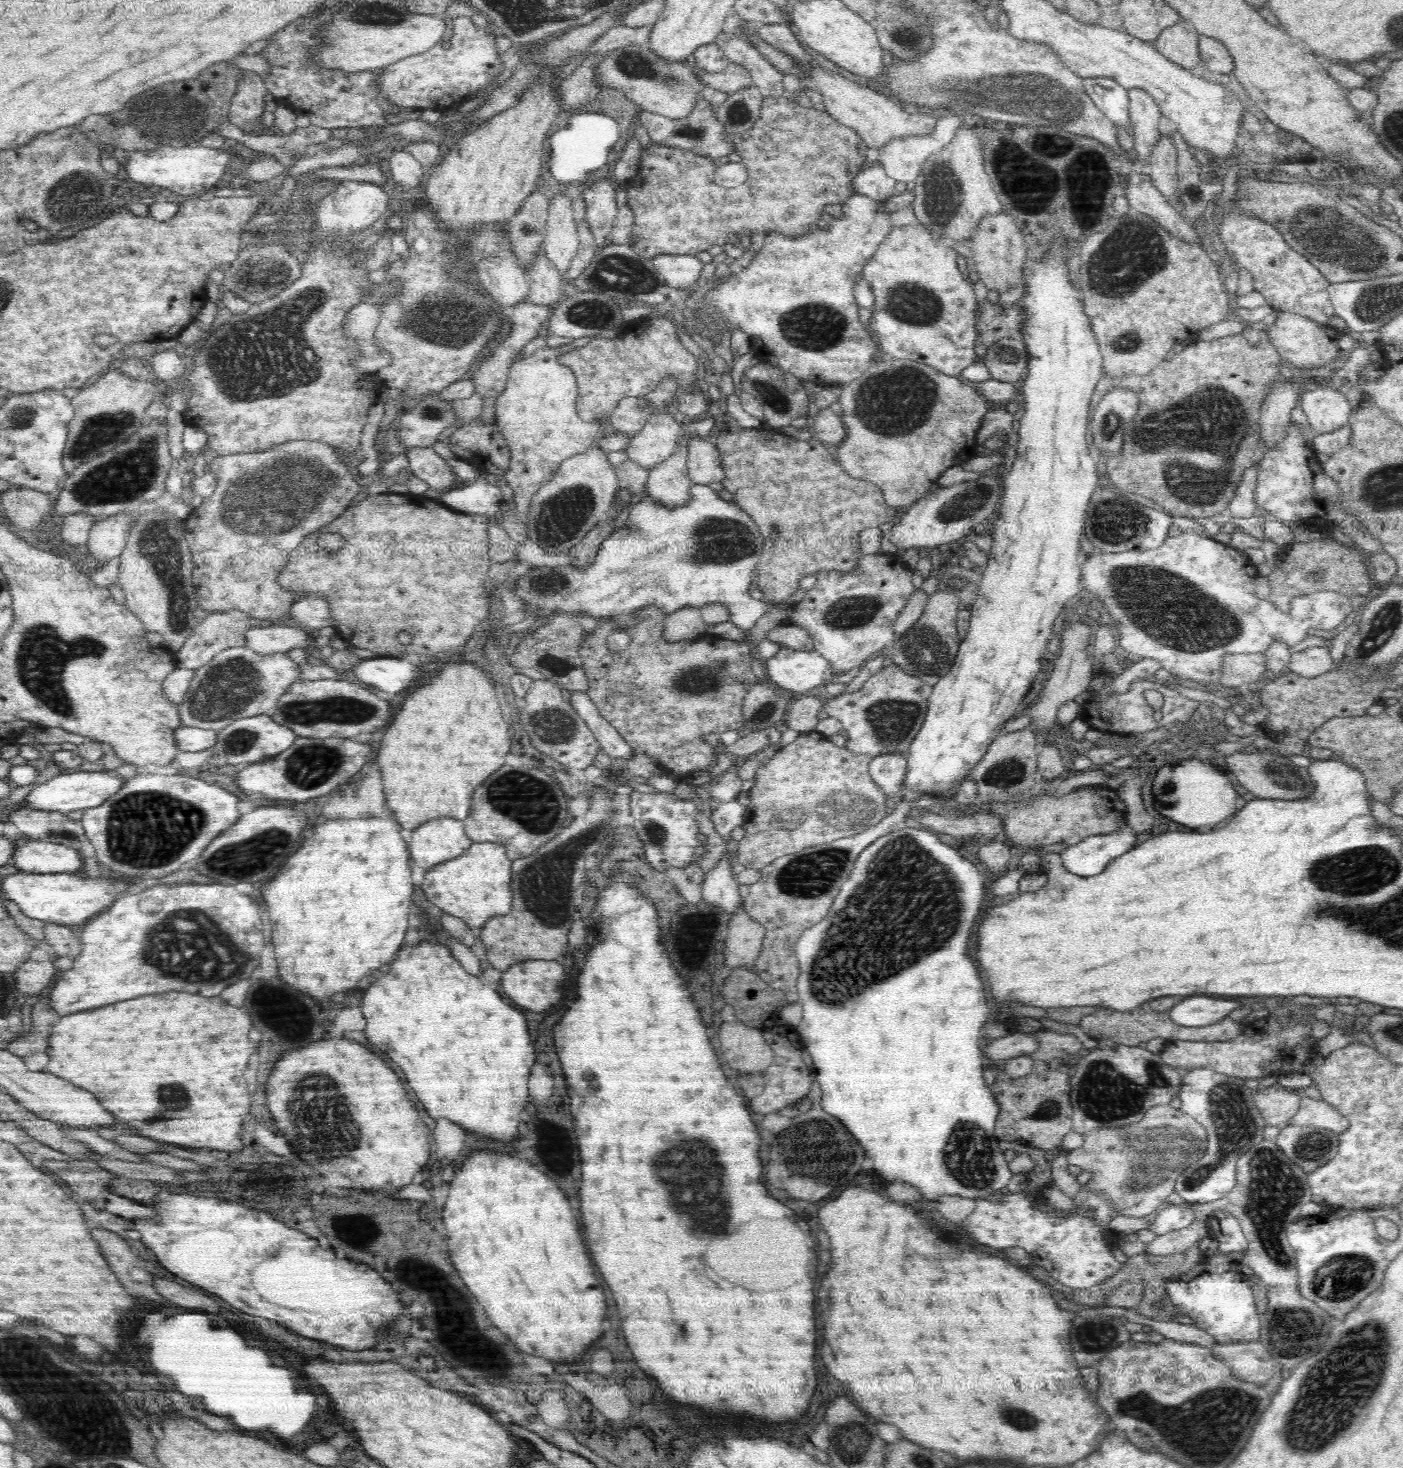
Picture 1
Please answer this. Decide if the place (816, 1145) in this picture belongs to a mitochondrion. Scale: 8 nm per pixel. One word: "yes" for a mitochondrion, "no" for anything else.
yes

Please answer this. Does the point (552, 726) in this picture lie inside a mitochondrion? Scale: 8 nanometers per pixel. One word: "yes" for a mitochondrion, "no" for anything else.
yes

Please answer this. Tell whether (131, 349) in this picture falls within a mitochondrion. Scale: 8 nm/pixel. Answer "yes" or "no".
no

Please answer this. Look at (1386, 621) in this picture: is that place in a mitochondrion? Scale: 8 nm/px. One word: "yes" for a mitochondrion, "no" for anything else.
yes

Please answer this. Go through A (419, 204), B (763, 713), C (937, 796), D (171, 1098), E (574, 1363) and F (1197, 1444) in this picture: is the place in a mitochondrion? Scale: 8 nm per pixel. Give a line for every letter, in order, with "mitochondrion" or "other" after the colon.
A: other
B: mitochondrion
C: other
D: mitochondrion
E: other
F: mitochondrion

